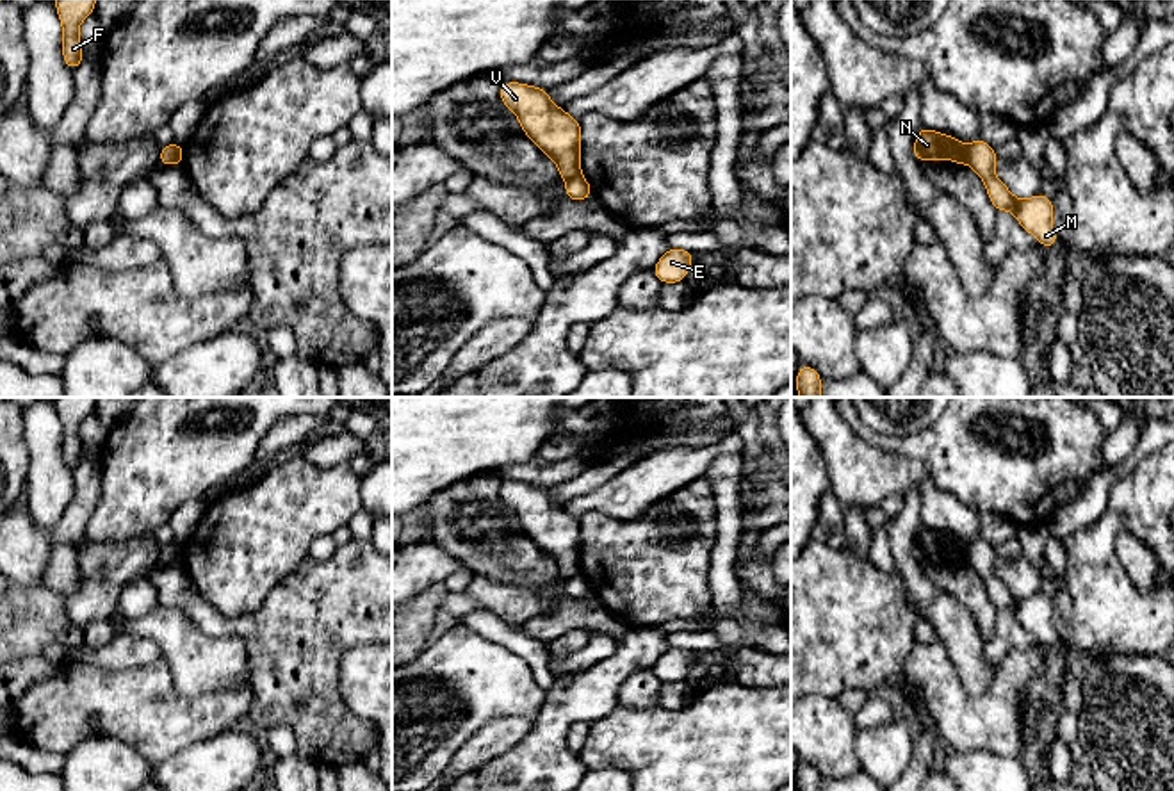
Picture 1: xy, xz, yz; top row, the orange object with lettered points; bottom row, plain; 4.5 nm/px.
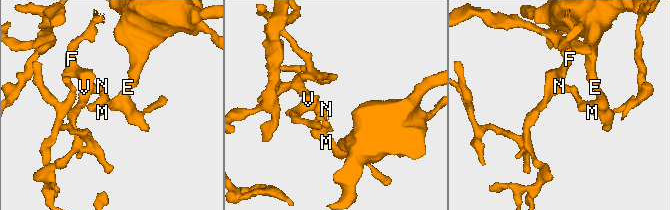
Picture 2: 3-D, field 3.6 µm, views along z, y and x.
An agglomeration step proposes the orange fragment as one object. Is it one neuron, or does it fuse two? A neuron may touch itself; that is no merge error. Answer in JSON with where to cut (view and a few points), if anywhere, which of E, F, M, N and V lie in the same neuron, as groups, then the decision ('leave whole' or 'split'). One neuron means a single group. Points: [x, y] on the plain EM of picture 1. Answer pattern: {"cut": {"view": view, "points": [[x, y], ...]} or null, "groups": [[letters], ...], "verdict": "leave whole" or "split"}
{"cut": {"view": "yz", "points": [[968, 544], [964, 560]]}, "groups": [["E", "M"], ["F", "N", "V"]], "verdict": "split"}

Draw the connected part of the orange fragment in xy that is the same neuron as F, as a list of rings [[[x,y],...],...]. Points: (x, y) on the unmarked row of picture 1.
[[[55,397],[53,403],[62,424],[62,458],[75,470],[84,461],[78,428],[94,412],[96,397]]]

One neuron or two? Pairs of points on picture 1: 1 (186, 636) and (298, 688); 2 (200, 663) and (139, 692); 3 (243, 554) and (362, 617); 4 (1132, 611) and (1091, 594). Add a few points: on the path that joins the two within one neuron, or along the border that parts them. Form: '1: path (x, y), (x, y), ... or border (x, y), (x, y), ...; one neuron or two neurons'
1: border (218, 636), (237, 636), (243, 642), (252, 683); two neurons
2: border (163, 654), (179, 693), (212, 692); two neurons
3: border (309, 554), (269, 592), (259, 608); two neurons
4: path (1121, 611), (1112, 611), (1101, 601); one neuron

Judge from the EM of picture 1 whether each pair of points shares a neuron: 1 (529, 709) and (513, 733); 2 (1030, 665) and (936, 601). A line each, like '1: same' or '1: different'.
1: different
2: different

